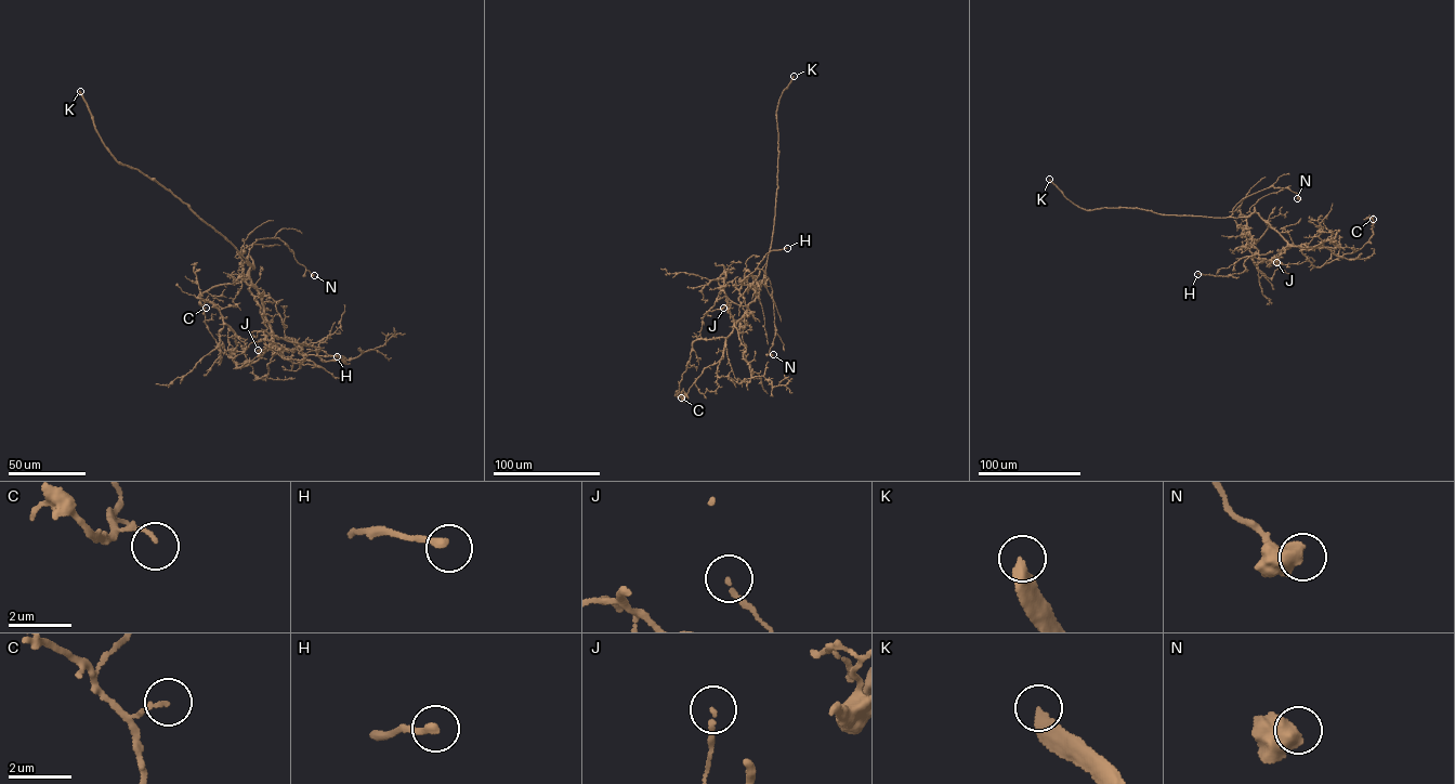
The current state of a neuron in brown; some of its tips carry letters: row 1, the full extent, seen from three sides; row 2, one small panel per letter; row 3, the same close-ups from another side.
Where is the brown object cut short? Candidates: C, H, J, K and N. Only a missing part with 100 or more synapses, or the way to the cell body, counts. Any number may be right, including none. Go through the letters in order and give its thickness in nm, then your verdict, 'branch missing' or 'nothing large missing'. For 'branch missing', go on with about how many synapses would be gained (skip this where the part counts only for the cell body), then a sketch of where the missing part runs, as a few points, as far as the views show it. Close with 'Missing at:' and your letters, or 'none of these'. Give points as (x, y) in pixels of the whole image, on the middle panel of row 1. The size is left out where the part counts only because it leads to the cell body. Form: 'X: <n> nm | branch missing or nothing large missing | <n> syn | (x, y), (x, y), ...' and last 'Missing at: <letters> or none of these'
C: 110 nm | nothing large missing
H: 240 nm | nothing large missing
J: 120 nm | nothing large missing
K: 420 nm | branch missing | 500 syn
N: 600 nm | nothing large missing
Missing at: K

